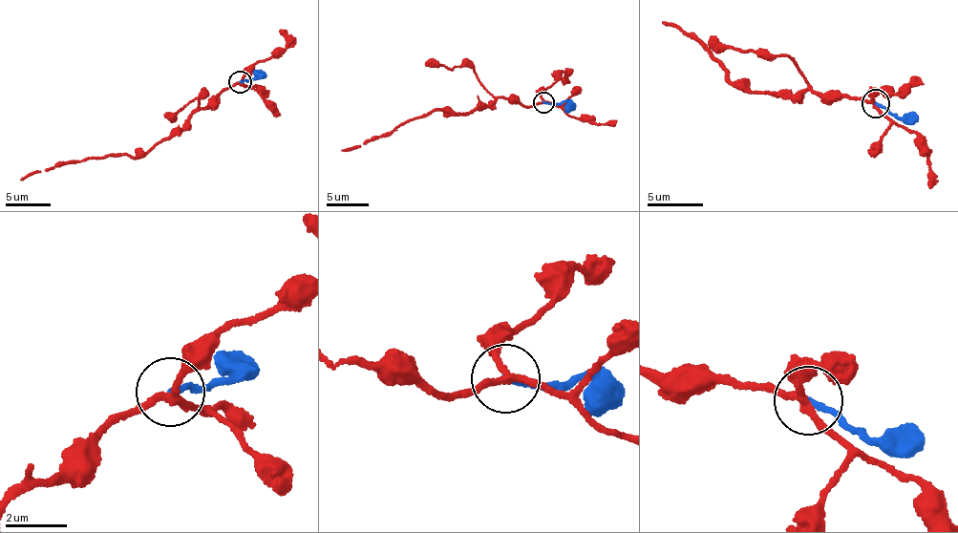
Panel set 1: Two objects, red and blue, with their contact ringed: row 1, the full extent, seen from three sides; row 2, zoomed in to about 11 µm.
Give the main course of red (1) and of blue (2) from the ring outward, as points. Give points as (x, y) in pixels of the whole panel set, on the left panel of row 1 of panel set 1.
1: (240, 82), (221, 90), (183, 127), (137, 157), (79, 160), (20, 181)
2: (240, 82), (260, 76), (260, 72)

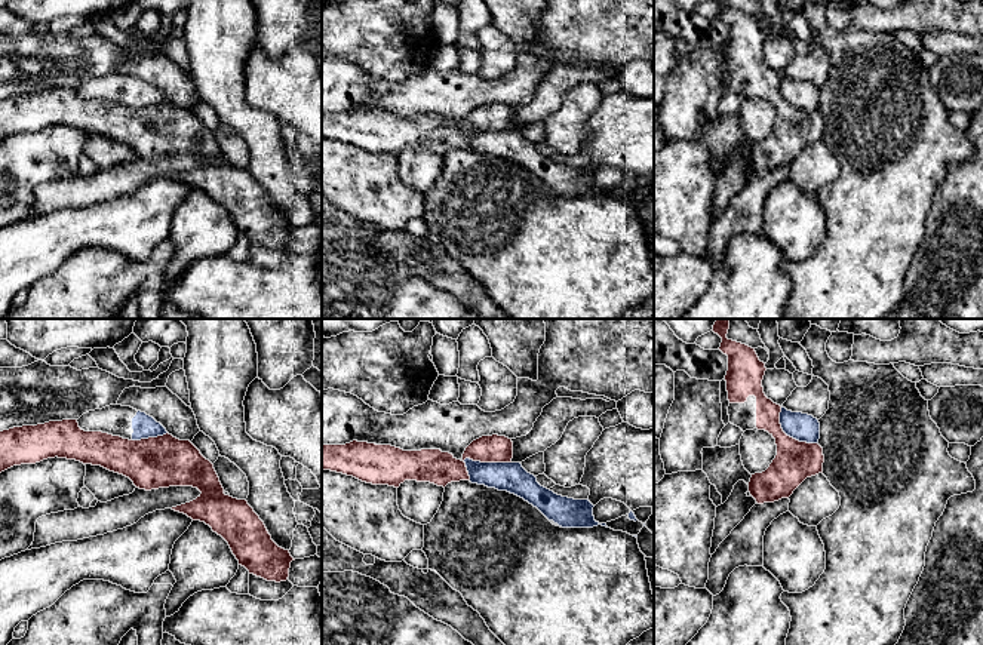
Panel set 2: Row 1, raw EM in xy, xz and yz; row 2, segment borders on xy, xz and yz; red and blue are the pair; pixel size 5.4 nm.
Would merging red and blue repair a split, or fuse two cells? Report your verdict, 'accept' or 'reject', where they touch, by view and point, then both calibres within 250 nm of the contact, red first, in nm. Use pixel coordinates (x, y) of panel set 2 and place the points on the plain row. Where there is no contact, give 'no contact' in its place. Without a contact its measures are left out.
reject | xz (487, 129) | 170/160 nm

